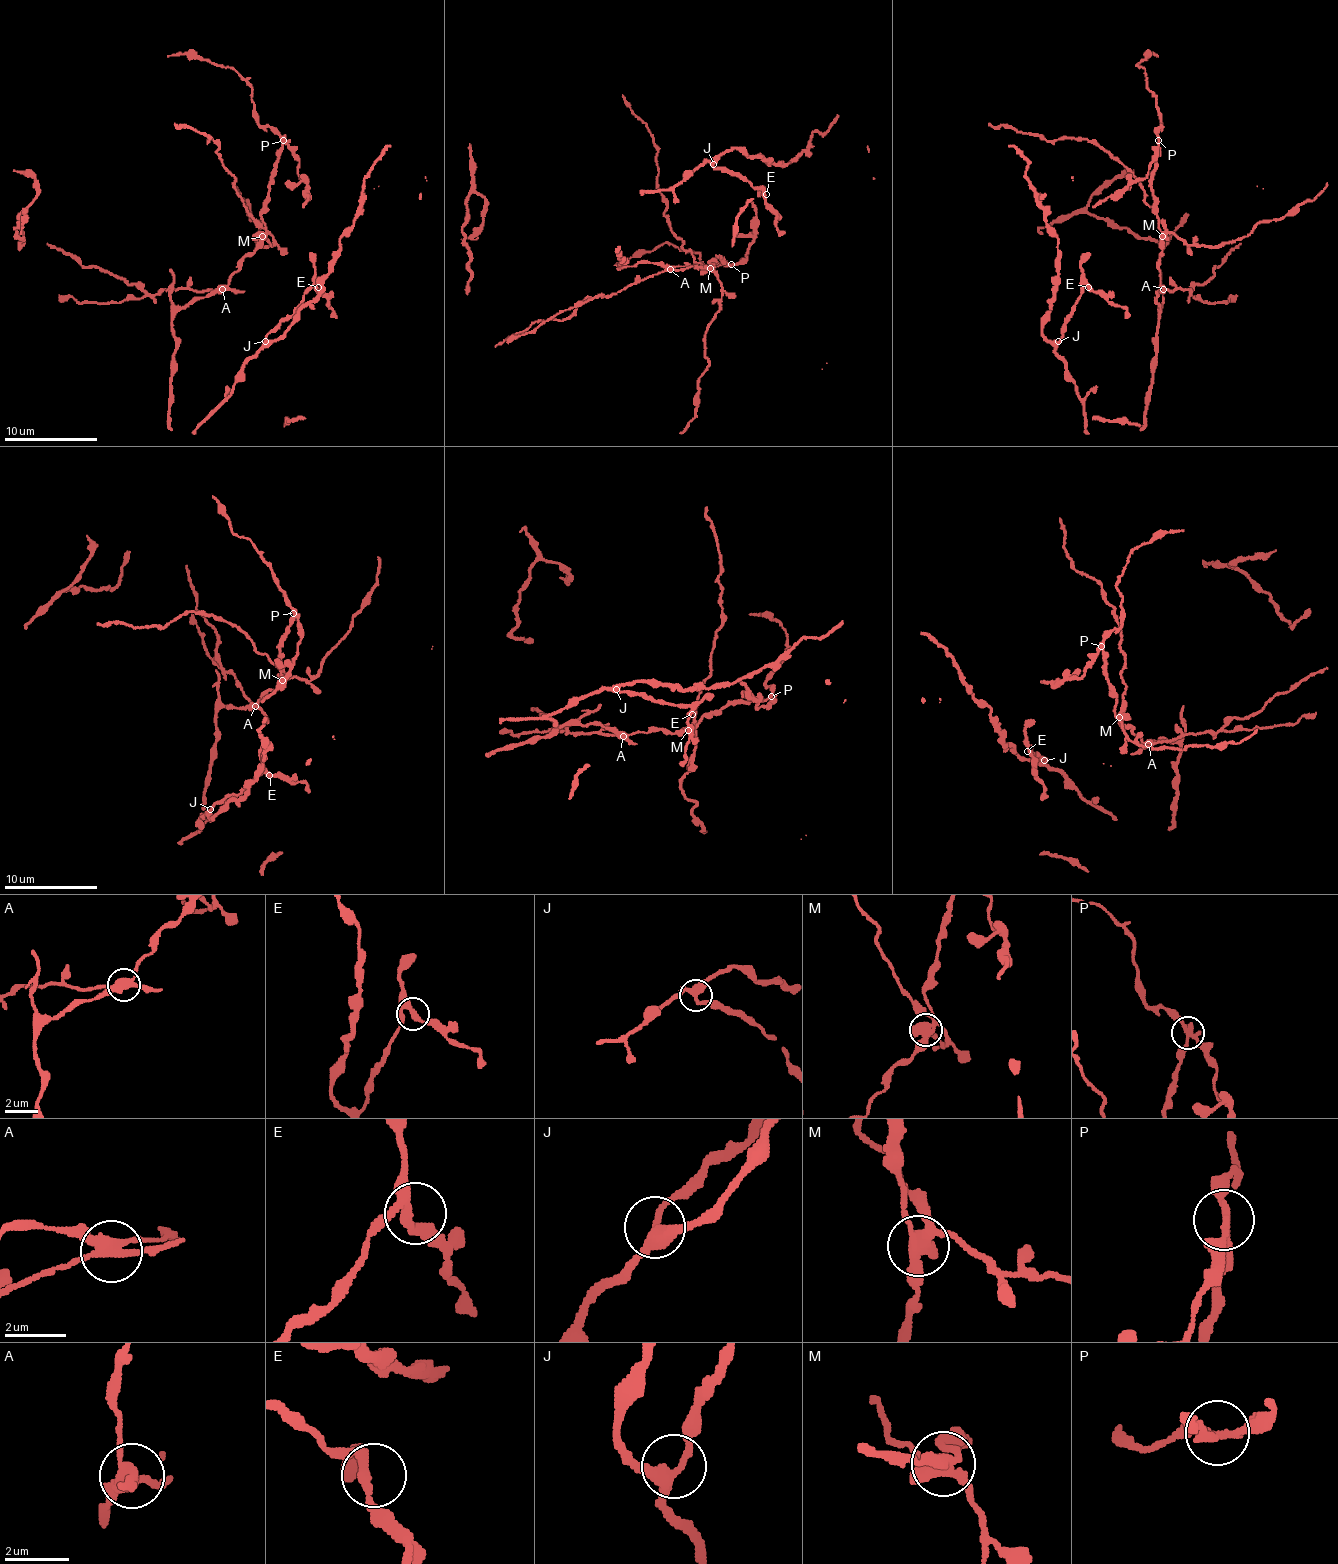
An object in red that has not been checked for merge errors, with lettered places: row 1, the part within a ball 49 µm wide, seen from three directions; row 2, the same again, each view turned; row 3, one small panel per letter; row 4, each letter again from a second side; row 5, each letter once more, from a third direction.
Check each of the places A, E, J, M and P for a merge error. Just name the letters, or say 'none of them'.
A, M, P

